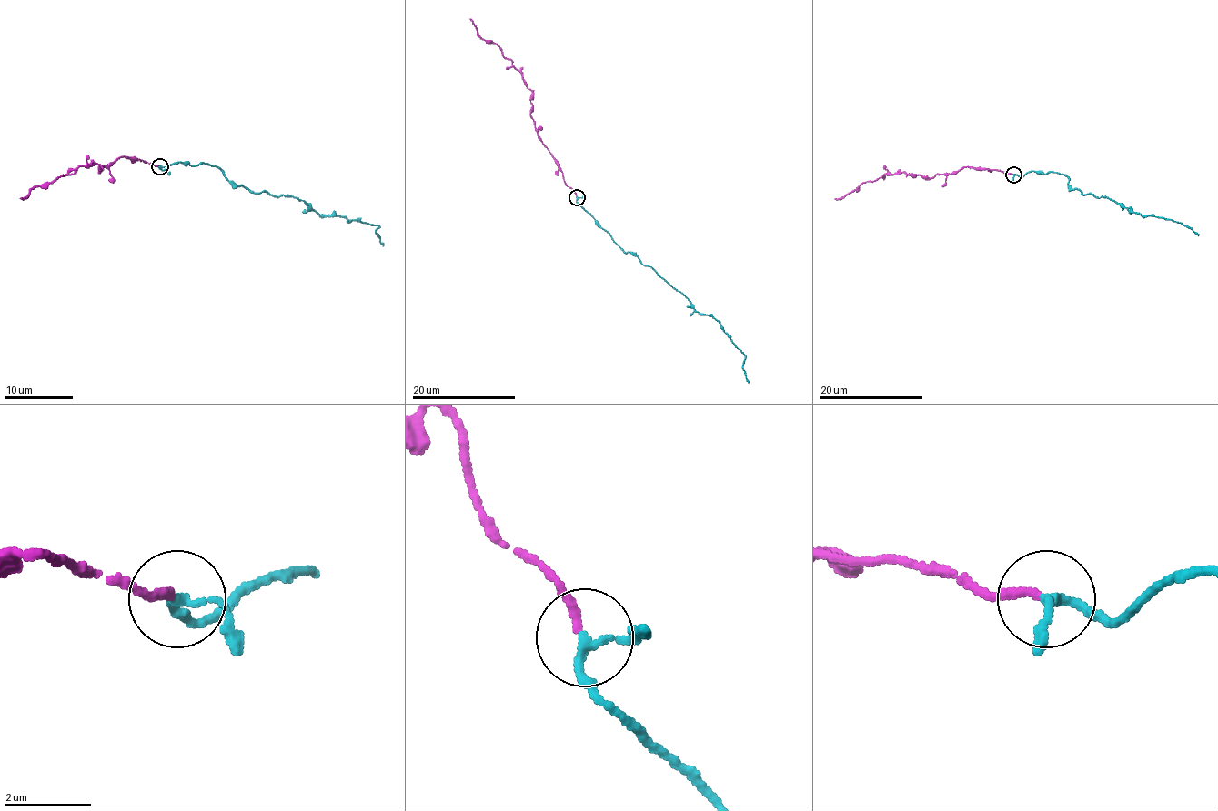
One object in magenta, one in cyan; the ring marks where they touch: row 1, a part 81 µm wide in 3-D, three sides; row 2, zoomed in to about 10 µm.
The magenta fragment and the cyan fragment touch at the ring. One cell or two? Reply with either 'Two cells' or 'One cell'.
One cell

